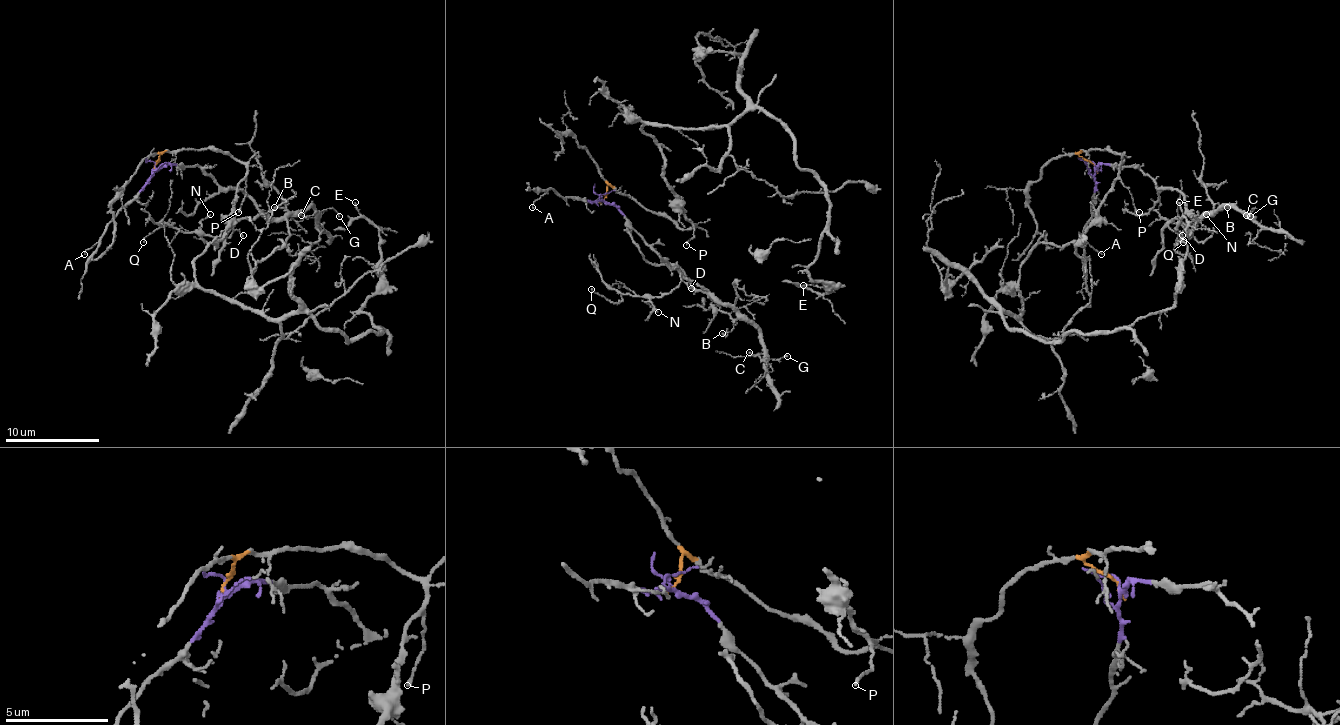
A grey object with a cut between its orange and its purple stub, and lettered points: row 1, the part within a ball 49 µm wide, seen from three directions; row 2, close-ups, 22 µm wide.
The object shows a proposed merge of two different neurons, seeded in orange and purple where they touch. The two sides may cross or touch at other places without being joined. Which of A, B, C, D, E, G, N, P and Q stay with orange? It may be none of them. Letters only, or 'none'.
E, P

